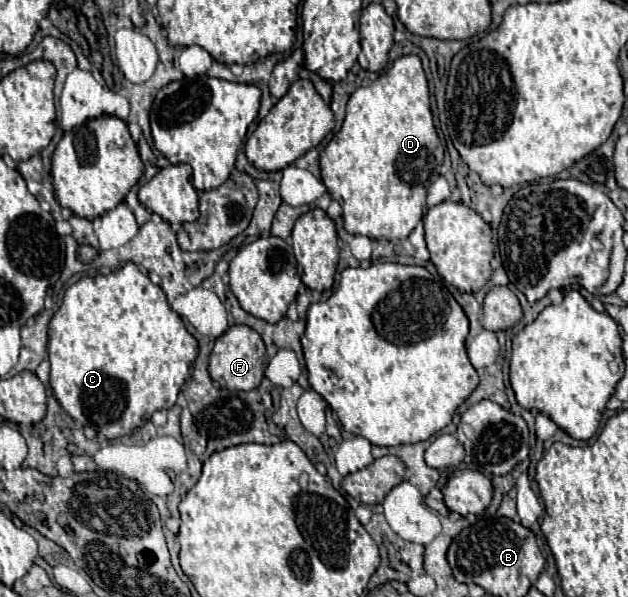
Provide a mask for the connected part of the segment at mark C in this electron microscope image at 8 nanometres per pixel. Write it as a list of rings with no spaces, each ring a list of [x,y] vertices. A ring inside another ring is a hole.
[[[126,262],[122,268],[118,268],[116,272],[110,272],[106,276],[86,276],[82,280],[78,280],[76,284],[72,284],[66,292],[64,292],[64,300],[62,306],[54,312],[52,320],[50,320],[50,330],[48,330],[48,360],[50,360],[50,386],[54,390],[54,396],[58,398],[60,406],[82,426],[92,426],[98,434],[106,436],[108,440],[120,438],[124,434],[130,434],[134,428],[142,426],[146,418],[150,418],[156,410],[162,408],[172,408],[176,404],[176,396],[182,388],[182,384],[186,382],[186,378],[190,376],[190,368],[194,364],[198,356],[198,342],[196,338],[186,330],[184,322],[180,320],[180,316],[168,306],[166,302],[166,294],[162,292],[160,286],[154,286],[148,278],[146,272],[142,272],[134,262]]]

